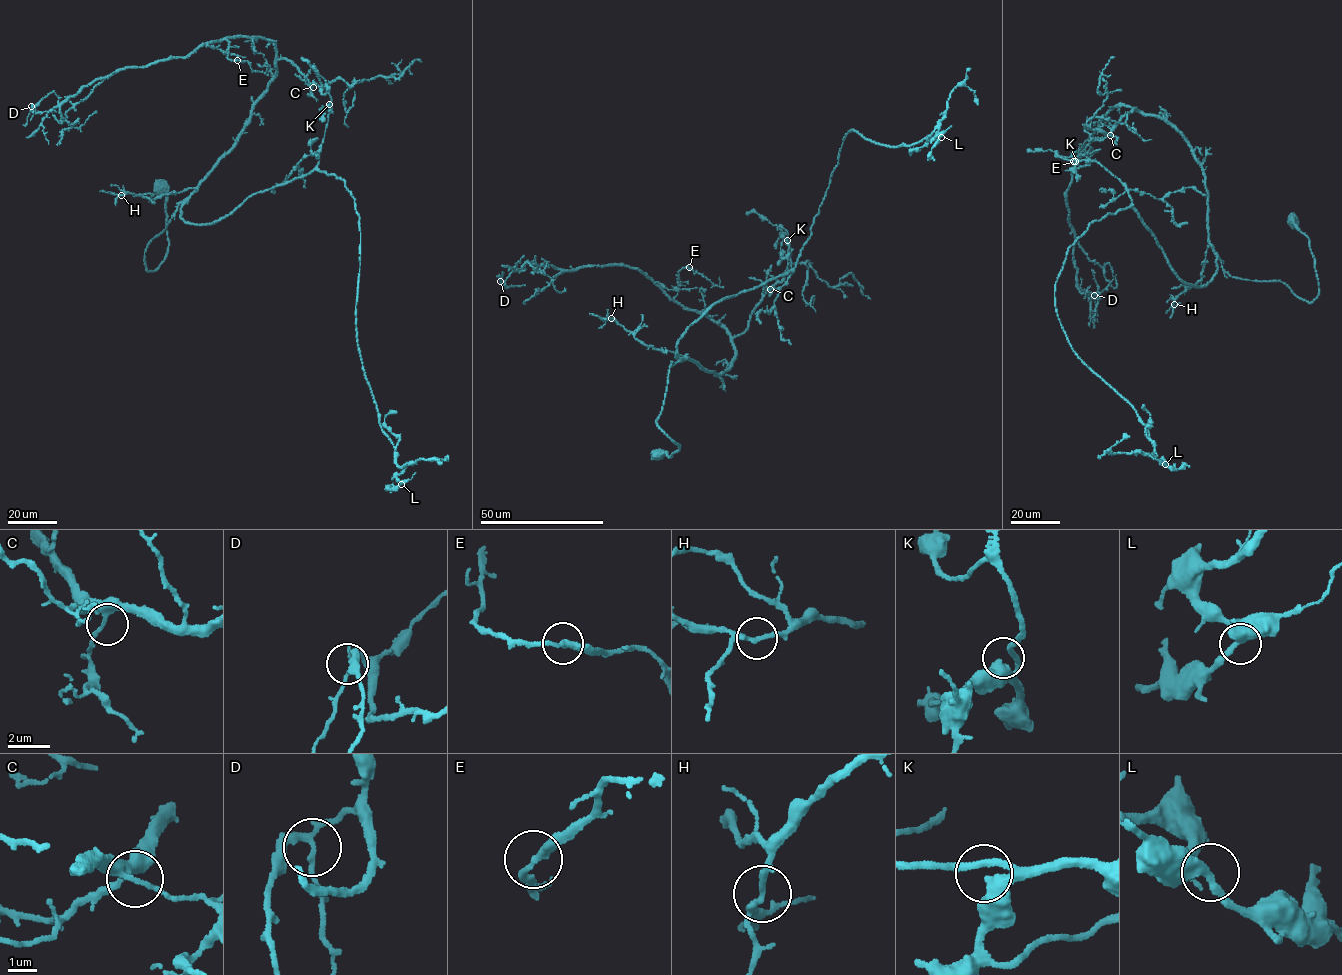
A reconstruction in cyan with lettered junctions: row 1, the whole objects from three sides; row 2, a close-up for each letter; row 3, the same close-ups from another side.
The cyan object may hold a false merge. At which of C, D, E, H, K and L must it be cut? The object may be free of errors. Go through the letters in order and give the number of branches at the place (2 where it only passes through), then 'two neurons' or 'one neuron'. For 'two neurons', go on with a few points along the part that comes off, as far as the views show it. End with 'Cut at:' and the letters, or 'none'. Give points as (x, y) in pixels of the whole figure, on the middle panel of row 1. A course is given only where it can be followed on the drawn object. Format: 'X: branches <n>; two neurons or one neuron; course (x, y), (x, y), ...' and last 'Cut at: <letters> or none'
C: branches 2; one neuron
D: branches 3; one neuron
E: branches 2; one neuron
H: branches 2; one neuron
K: branches 2; one neuron
L: branches 2; one neuron
Cut at: none

